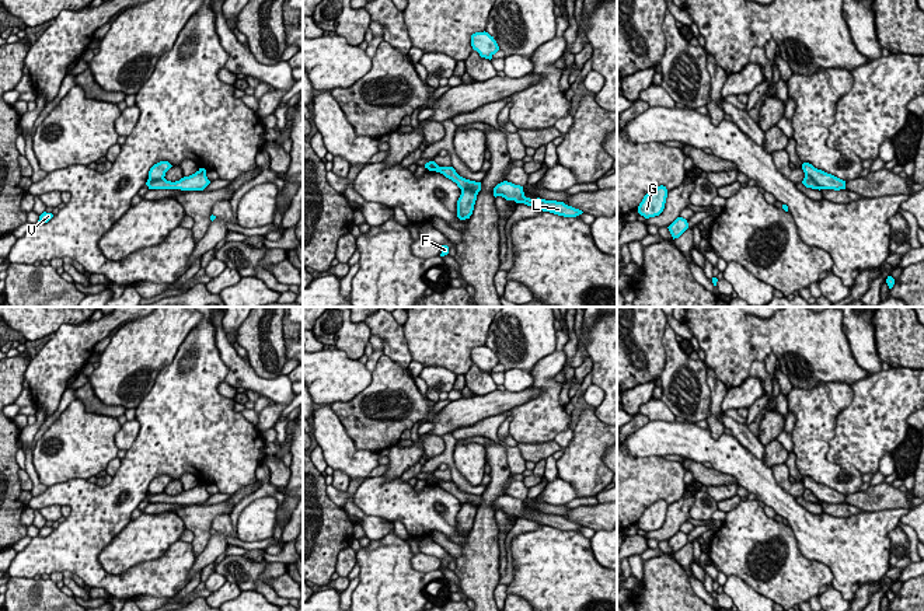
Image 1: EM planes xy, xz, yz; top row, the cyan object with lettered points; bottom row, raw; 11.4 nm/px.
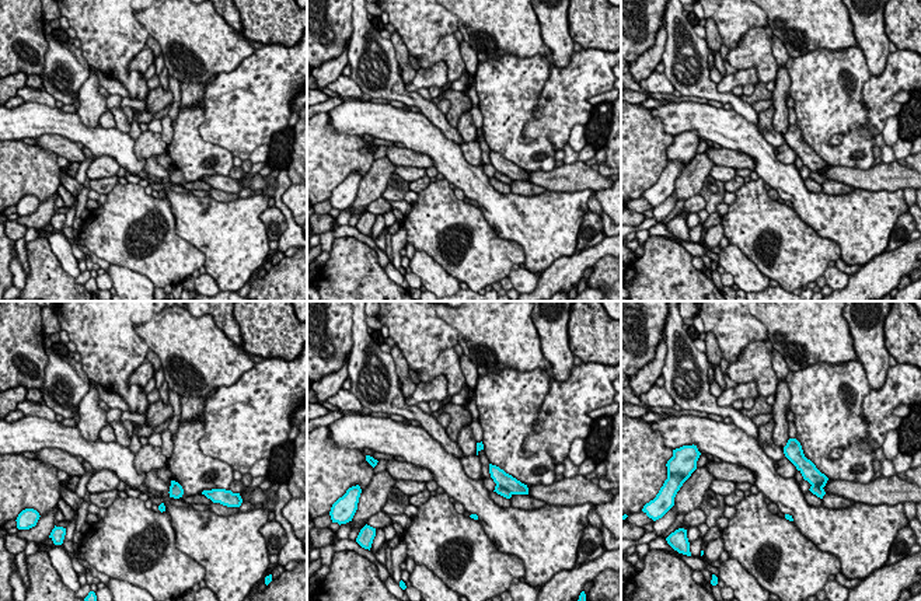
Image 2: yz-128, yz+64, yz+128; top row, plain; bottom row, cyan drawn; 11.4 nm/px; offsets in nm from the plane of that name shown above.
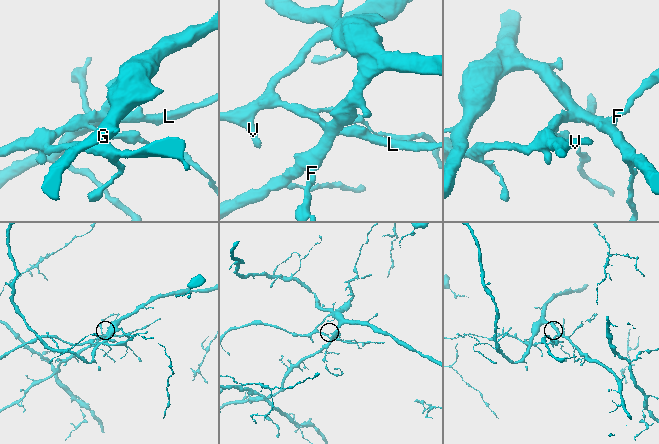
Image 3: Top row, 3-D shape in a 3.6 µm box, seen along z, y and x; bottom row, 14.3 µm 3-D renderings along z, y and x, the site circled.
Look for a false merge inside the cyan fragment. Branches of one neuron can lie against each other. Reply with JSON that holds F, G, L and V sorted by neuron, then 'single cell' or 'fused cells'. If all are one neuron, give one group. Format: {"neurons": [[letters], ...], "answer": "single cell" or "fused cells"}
{"neurons": [["F", "G"], ["L", "V"]], "answer": "fused cells"}

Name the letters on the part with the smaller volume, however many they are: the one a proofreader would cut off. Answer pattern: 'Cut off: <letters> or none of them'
Cut off: L, V

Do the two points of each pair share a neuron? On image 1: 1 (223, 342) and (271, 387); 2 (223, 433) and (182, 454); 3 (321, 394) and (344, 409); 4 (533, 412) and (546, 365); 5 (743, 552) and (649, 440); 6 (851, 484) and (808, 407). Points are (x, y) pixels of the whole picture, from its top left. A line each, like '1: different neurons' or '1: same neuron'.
1: same neuron
2: same neuron
3: different neurons
4: same neuron
5: different neurons
6: same neuron

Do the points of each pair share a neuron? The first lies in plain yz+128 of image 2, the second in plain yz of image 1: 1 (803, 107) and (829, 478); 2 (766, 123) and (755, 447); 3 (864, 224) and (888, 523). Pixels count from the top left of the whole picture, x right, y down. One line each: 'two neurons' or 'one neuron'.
1: one neuron
2: two neurons
3: one neuron

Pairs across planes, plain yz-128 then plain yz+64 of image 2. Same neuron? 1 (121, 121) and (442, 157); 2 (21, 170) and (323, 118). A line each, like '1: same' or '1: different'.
1: different
2: same

